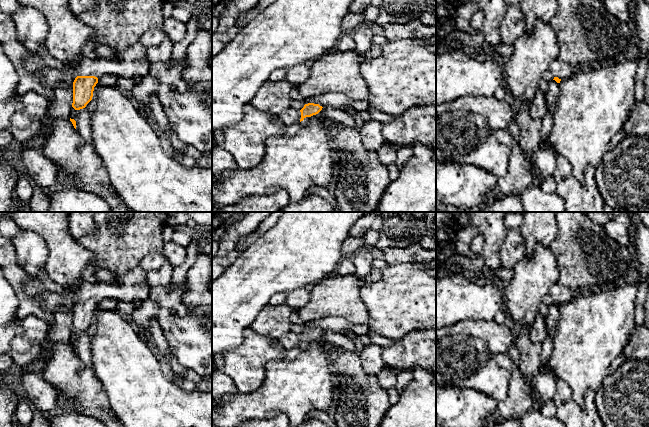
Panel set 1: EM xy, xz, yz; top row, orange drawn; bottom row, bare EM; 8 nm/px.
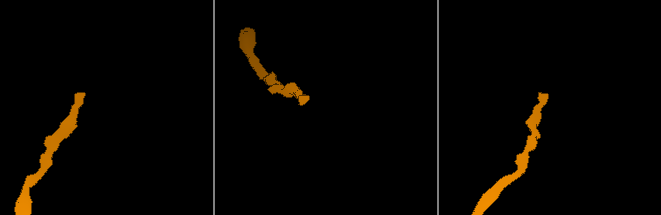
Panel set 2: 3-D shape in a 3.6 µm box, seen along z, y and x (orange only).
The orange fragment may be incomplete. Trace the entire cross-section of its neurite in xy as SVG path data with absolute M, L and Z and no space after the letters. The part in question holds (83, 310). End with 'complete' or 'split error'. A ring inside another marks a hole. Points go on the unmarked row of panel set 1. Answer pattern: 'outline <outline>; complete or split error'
outline M138 265L126 274L116 276L115 283L98 282L90 283L82 281L77 286L77 301L73 306L73 327L72 331L75 334L80 334L92 324L94 311L98 307L98 303L106 298L114 298L119 301L133 302L141 301L142 303L149 298L151 287L148 285L147 273Z; split error

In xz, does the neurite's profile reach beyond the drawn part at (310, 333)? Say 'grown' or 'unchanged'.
grown

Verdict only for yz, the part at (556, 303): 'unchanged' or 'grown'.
grown

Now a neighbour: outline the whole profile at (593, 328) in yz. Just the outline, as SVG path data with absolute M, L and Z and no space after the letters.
M621 282L607 290L580 290L574 292L573 298L559 307L557 331L553 338L553 351L544 367L548 367L556 379L565 381L573 392L577 405L584 404L584 395L588 390L597 390L608 375L611 363L622 354L622 351L636 328L635 299L638 285L632 282Z

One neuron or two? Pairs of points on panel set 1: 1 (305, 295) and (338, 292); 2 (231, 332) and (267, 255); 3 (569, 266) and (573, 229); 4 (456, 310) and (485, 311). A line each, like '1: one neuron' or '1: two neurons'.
1: two neurons
2: one neuron
3: one neuron
4: one neuron

